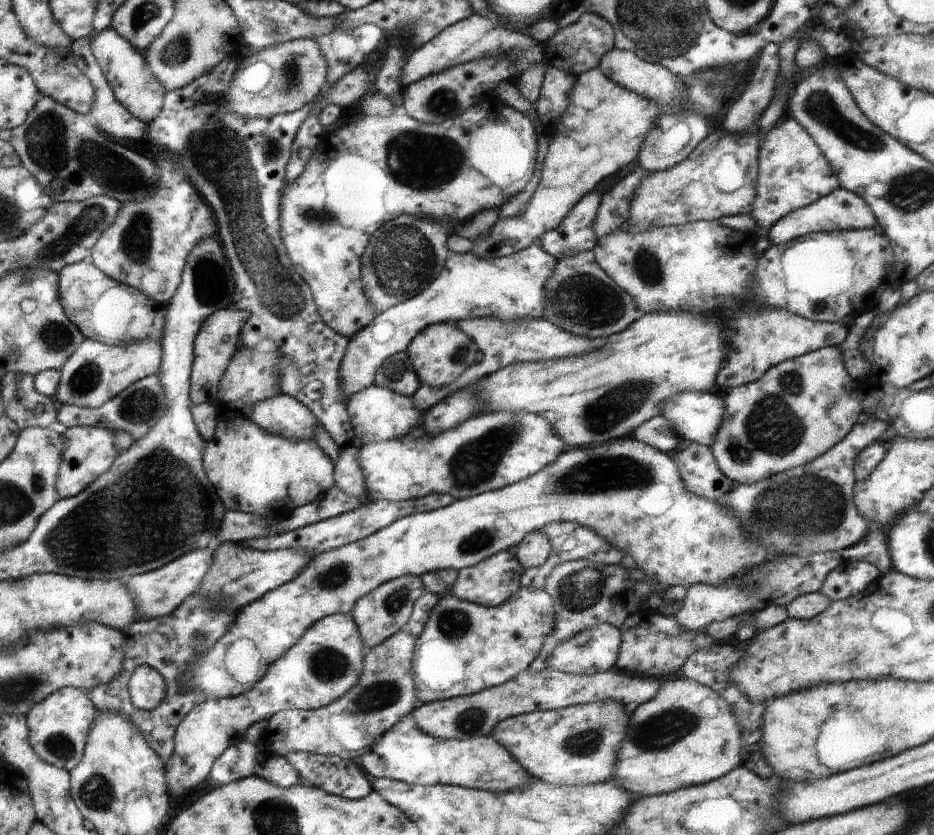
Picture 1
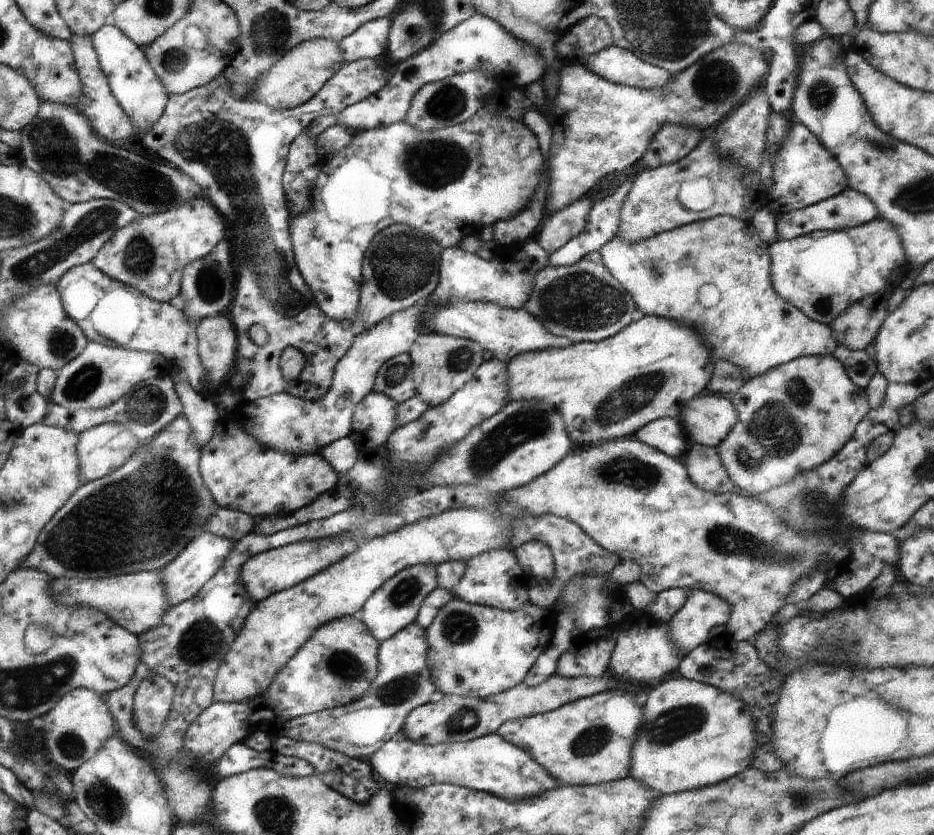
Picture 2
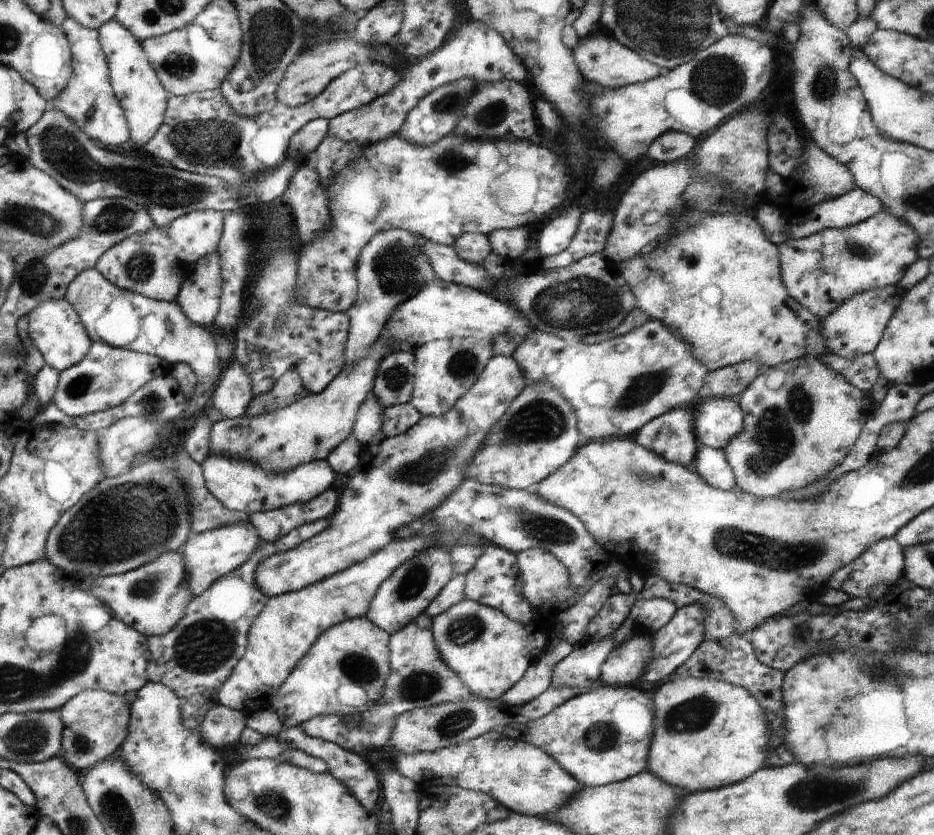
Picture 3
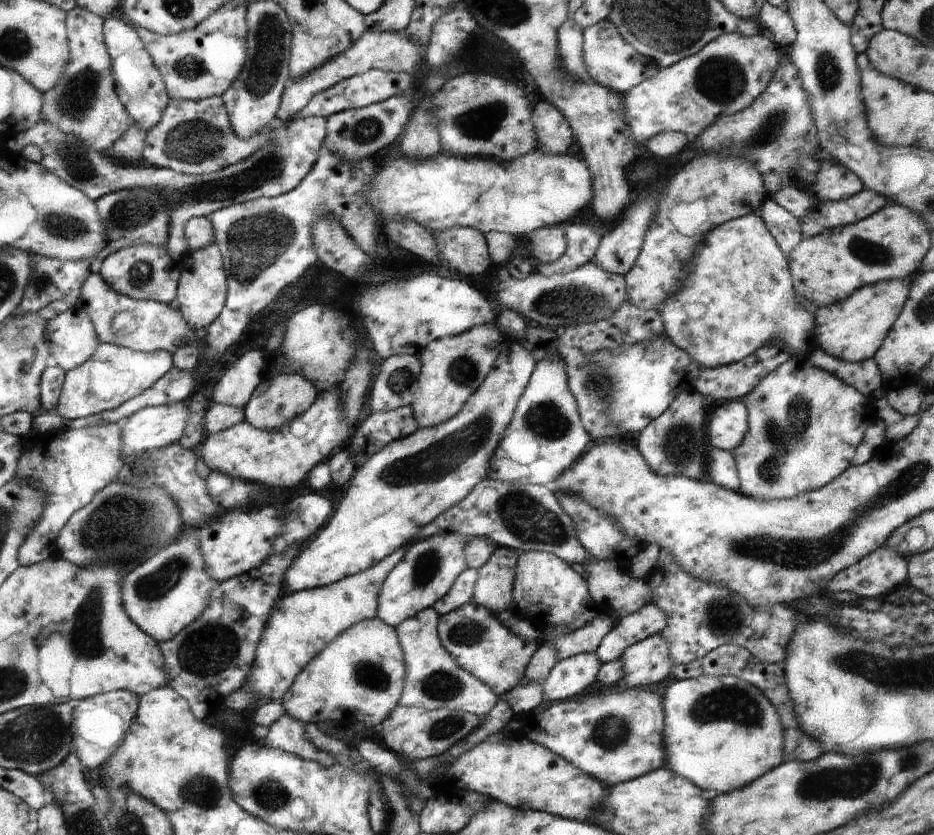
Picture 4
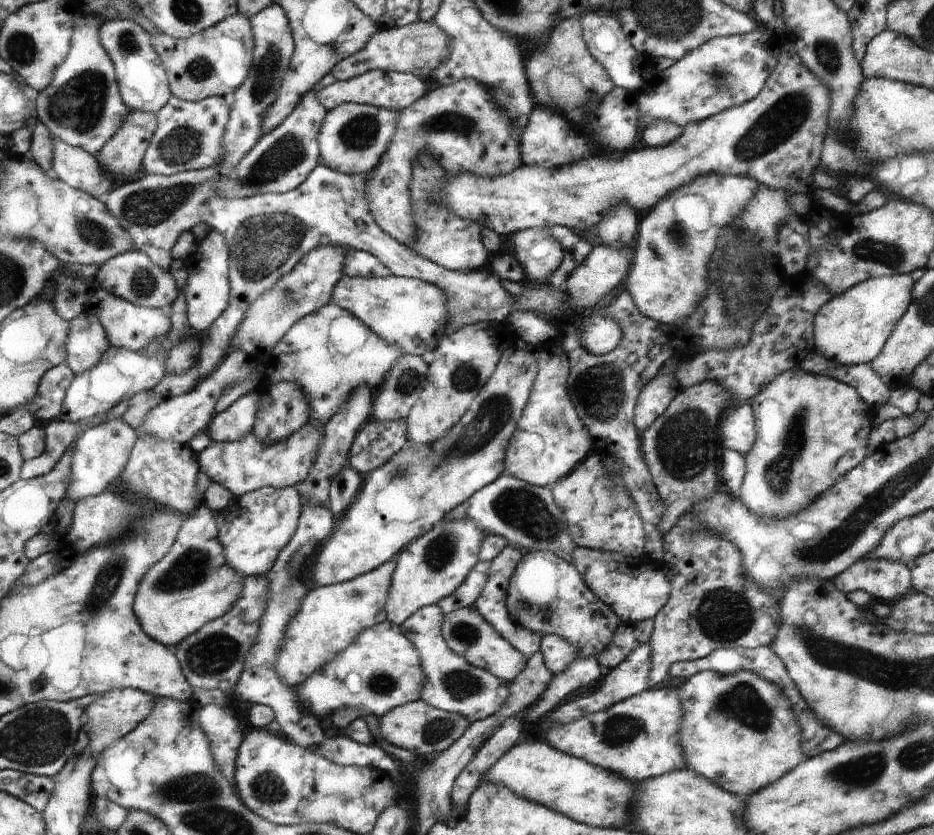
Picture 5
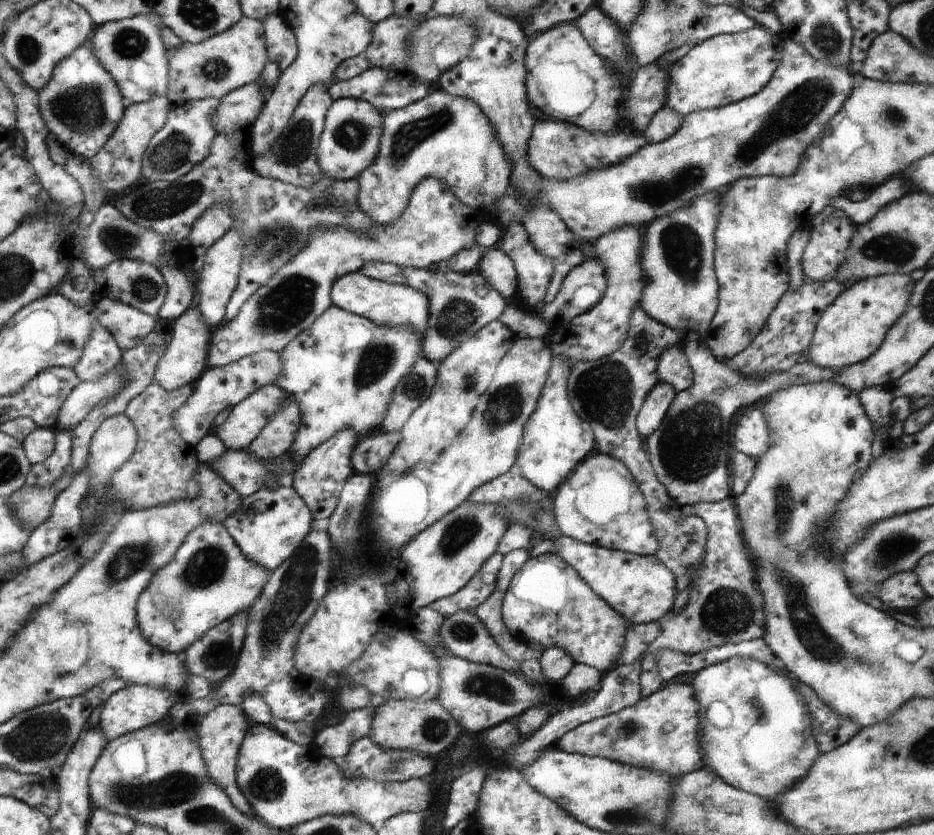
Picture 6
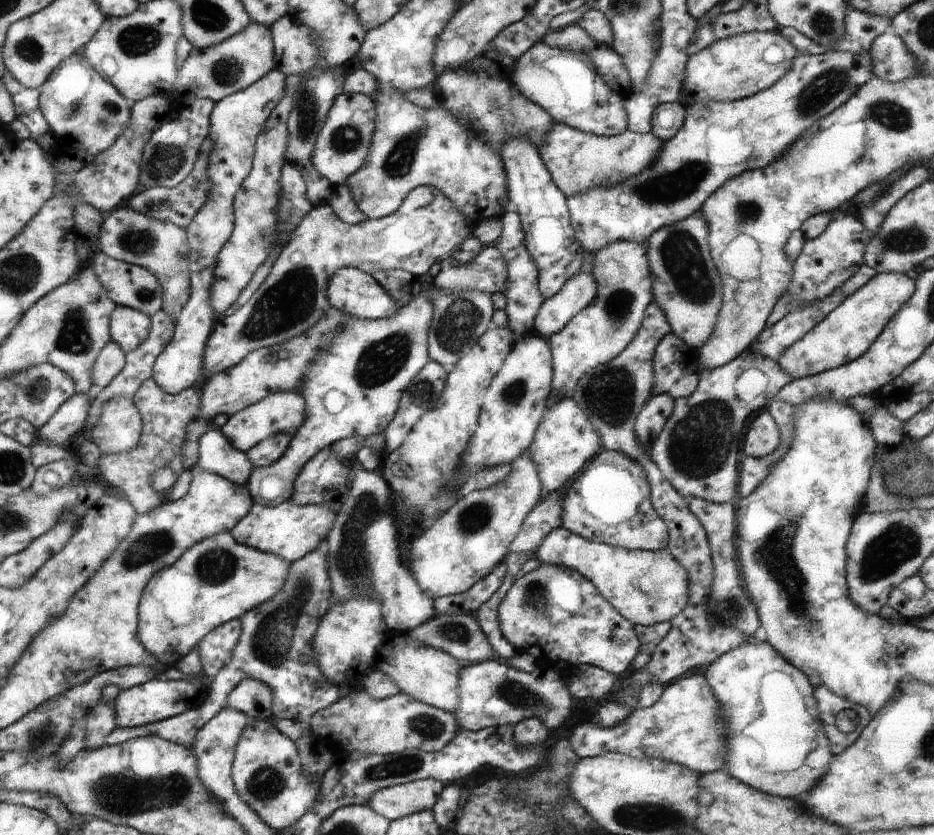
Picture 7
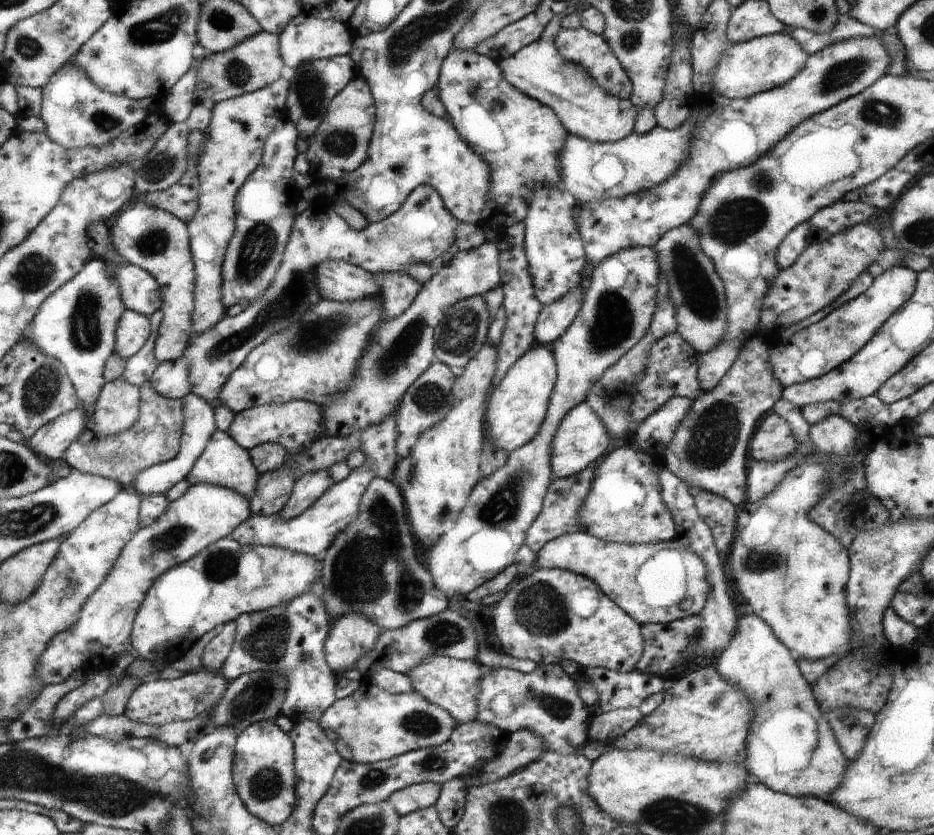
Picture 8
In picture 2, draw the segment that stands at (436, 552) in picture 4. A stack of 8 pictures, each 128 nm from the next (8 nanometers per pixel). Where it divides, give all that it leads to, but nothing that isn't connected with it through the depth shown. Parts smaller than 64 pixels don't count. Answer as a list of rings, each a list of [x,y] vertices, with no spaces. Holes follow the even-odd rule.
[[[420,563],[402,569],[395,575],[396,578],[392,578],[392,582],[388,582],[388,586],[384,586],[384,590],[380,590],[380,594],[376,594],[372,602],[368,602],[368,606],[363,606],[364,610],[360,610],[357,616],[381,643],[394,636],[399,630],[414,624],[424,600],[440,586],[439,574],[434,565]]]

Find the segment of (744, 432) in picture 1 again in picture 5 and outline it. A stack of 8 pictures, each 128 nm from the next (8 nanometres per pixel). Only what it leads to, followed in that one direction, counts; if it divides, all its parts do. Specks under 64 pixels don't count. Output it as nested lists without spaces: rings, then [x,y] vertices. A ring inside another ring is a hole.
[[[796,366],[779,374],[753,398],[751,406],[756,418],[757,442],[751,452],[744,455],[747,472],[742,492],[738,494],[748,510],[768,519],[786,519],[796,515],[865,459],[872,420],[868,416],[870,405],[858,393],[855,387],[847,383],[810,374]]]

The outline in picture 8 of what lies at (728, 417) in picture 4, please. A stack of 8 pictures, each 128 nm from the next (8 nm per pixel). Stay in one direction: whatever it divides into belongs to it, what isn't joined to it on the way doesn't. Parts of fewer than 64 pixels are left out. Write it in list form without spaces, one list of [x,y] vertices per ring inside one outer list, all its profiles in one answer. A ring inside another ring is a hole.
[[[776,413],[768,414],[751,442],[752,456],[756,461],[783,461],[795,452],[795,448],[795,436],[790,425]]]

